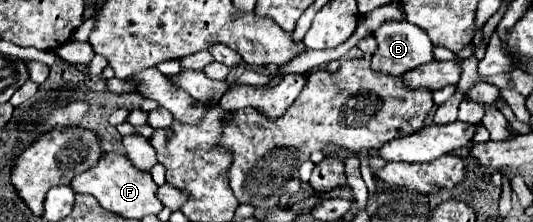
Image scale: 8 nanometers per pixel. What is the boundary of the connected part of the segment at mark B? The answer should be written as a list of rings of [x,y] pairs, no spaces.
[[[384,22],[378,30],[372,32],[378,48],[372,56],[372,68],[378,72],[390,72],[392,76],[402,76],[420,64],[432,62],[430,38],[418,26],[402,22]]]

